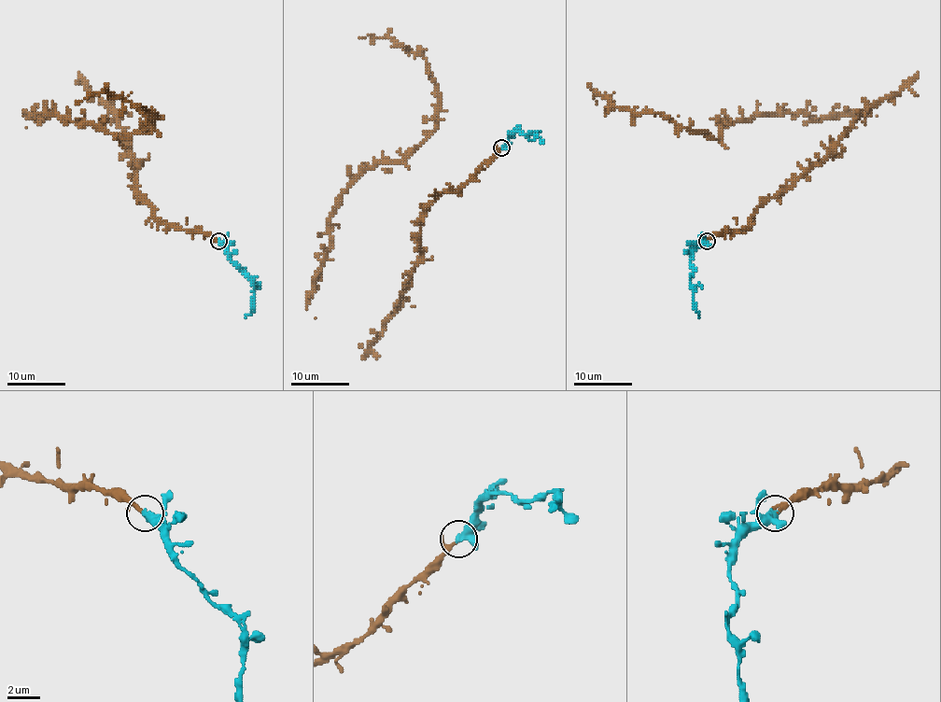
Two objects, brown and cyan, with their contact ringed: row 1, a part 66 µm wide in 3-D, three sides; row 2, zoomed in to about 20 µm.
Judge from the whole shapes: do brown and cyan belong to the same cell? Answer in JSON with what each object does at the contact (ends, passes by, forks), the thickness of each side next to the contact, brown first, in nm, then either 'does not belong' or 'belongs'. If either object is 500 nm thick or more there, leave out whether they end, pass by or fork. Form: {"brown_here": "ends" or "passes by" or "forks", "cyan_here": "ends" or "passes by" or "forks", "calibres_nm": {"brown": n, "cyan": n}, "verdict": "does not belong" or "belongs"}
{"brown_here": "passes by", "cyan_here": "passes by", "calibres_nm": {"brown": 170, "cyan": 360}, "verdict": "belongs"}

